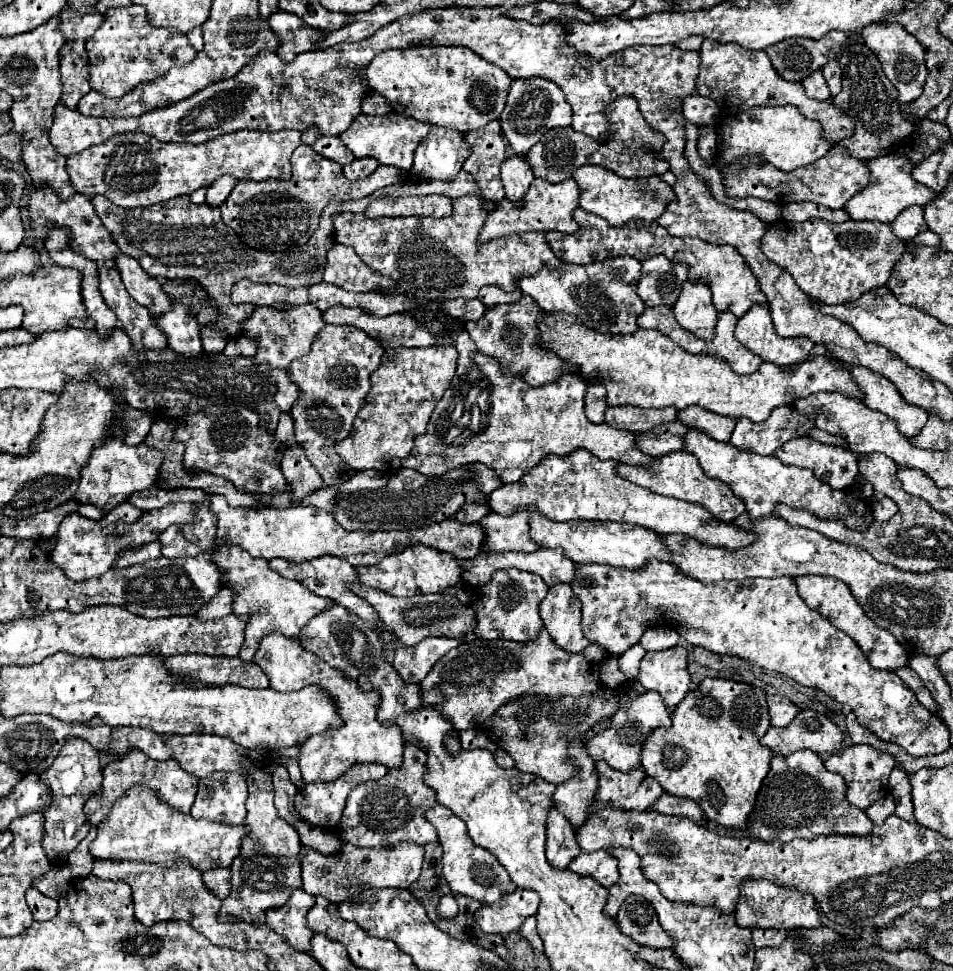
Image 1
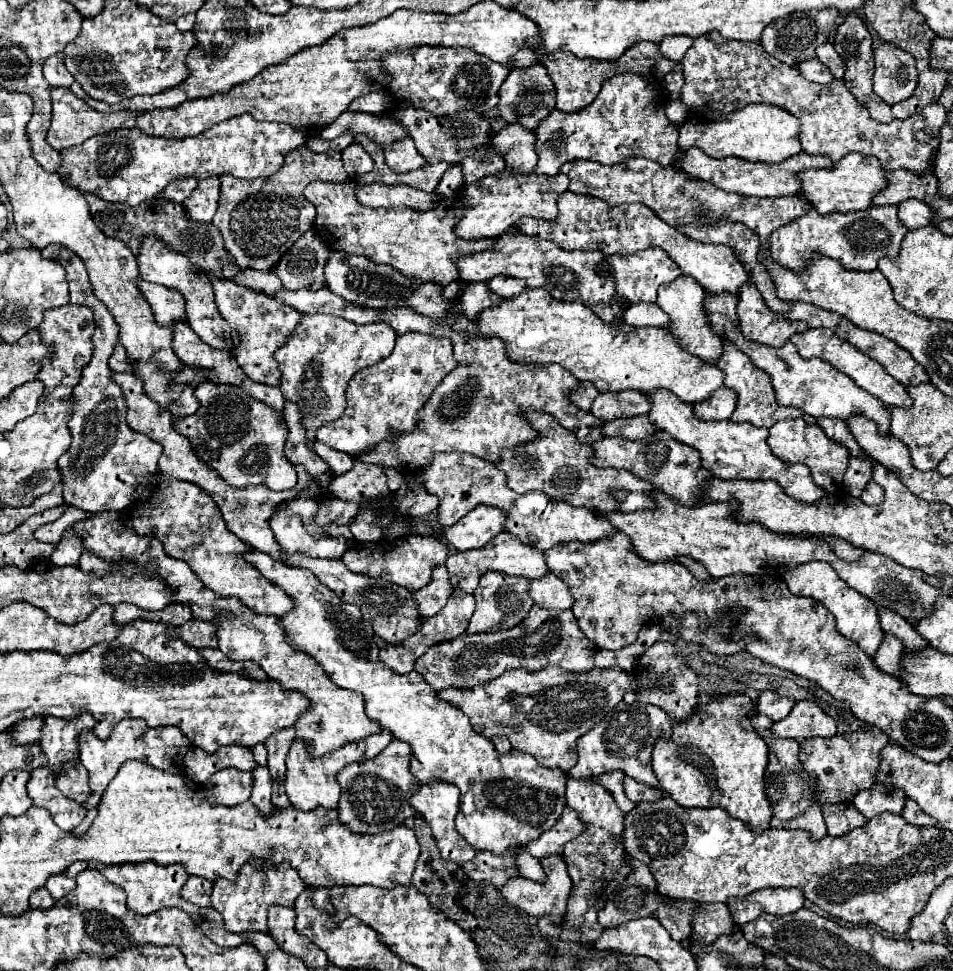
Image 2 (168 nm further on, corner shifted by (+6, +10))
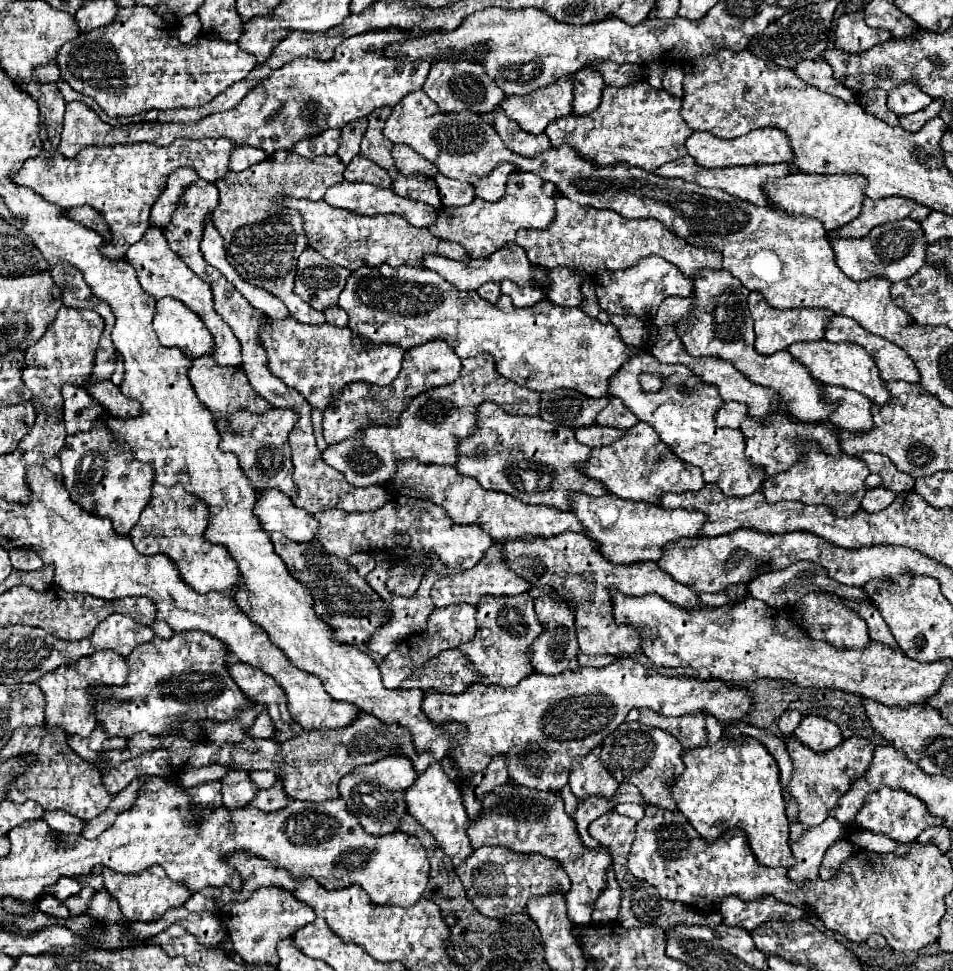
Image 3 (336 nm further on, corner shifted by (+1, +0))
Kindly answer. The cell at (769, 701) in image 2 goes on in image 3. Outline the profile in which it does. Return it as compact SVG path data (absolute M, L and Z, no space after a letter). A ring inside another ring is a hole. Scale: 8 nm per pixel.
M786 710L786 712L780 716L778 726L780 726L780 730L782 730L784 736L790 736L790 734L796 730L796 726L800 724L800 720L802 720L802 714L800 714L800 712L796 712L796 710Z

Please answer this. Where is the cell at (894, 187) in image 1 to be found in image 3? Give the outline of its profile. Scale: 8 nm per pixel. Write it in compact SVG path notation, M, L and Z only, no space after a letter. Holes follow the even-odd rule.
M788 174L786 178L768 180L764 184L764 192L768 192L768 200L772 206L784 210L790 216L810 216L824 224L826 230L836 230L860 214L864 200L866 180L862 176L814 176L814 174Z

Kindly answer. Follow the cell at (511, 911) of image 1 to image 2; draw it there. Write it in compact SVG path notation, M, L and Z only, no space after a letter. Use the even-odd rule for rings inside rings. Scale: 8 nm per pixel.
M551 854L549 858L541 858L541 864L547 872L547 880L545 884L537 884L533 880L525 880L525 878L511 878L509 882L505 882L505 886L499 888L501 896L511 902L513 906L525 910L531 916L543 916L543 914L551 914L553 922L561 922L561 916L565 914L567 908L567 898L571 892L571 878L567 874L567 864L563 860L561 854Z

